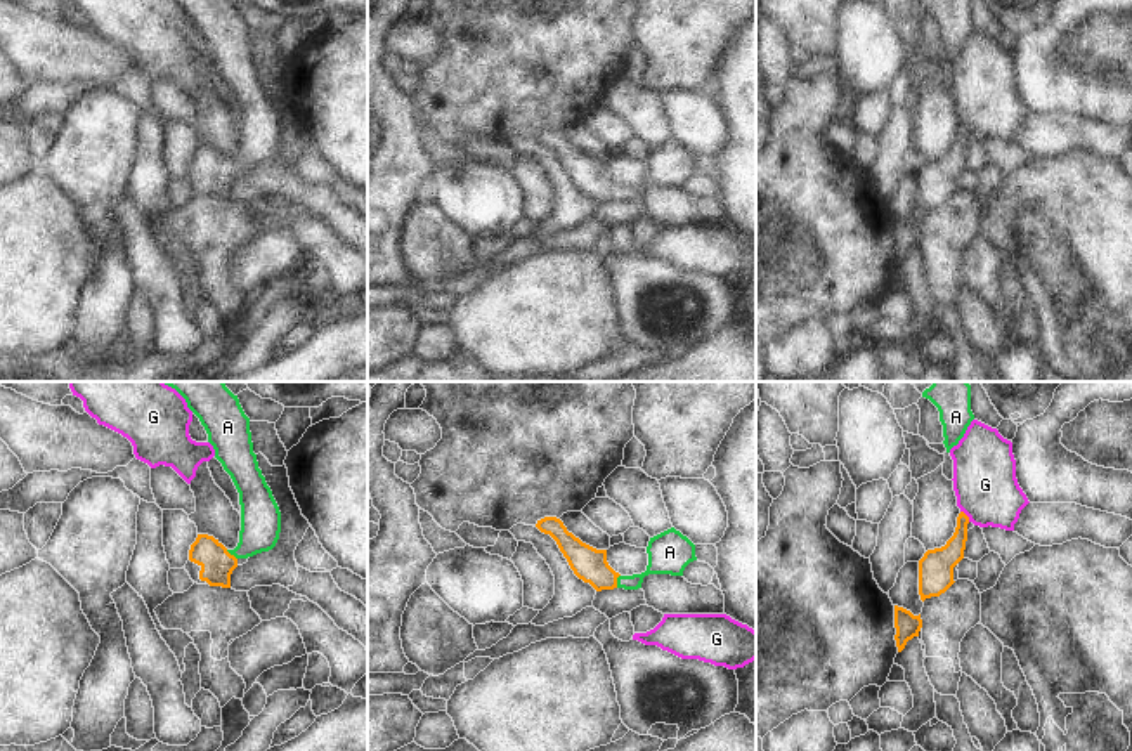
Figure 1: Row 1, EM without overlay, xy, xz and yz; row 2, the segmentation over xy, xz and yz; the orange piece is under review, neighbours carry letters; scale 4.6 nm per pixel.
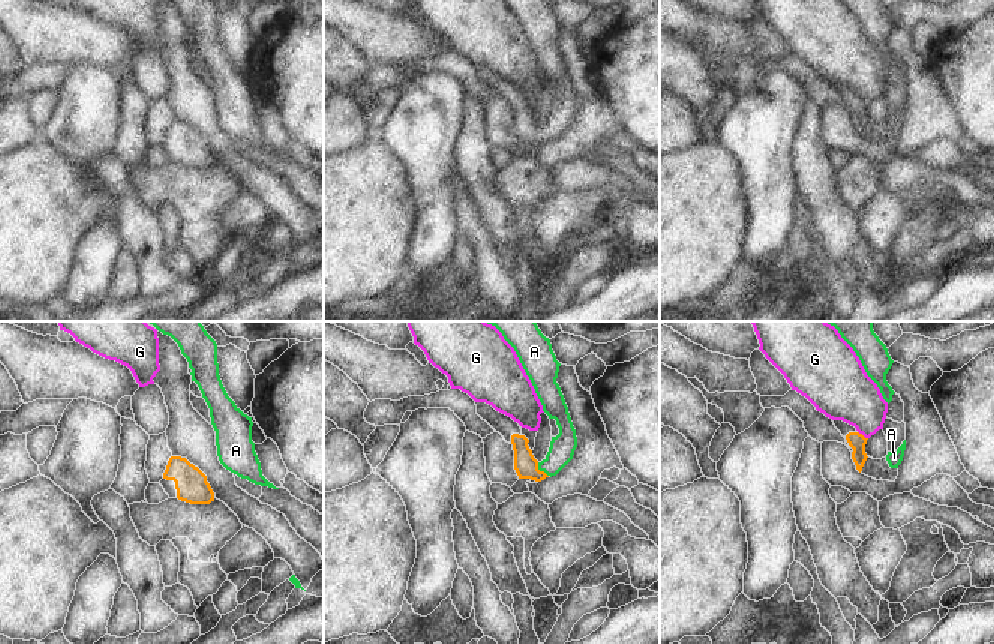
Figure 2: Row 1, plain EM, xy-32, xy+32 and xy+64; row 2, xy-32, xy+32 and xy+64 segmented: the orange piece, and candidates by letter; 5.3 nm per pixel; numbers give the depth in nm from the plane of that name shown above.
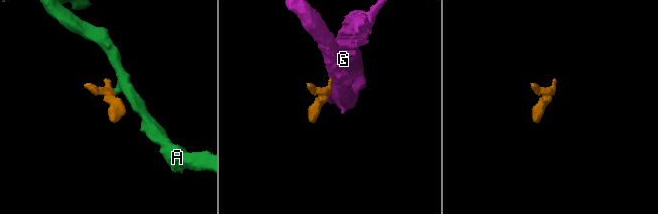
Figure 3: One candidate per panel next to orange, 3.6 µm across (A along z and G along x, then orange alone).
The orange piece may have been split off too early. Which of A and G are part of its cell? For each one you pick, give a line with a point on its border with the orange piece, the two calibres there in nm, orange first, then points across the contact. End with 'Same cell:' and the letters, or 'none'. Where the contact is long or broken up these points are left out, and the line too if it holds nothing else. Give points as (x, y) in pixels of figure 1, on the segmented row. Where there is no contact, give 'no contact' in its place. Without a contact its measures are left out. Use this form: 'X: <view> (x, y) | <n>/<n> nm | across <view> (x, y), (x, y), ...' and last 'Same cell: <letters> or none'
A: xz (616, 581) | 160/140 nm | across xz (588, 564), (602, 576), (616, 581), (635, 581), (663, 555)
Same cell: A

